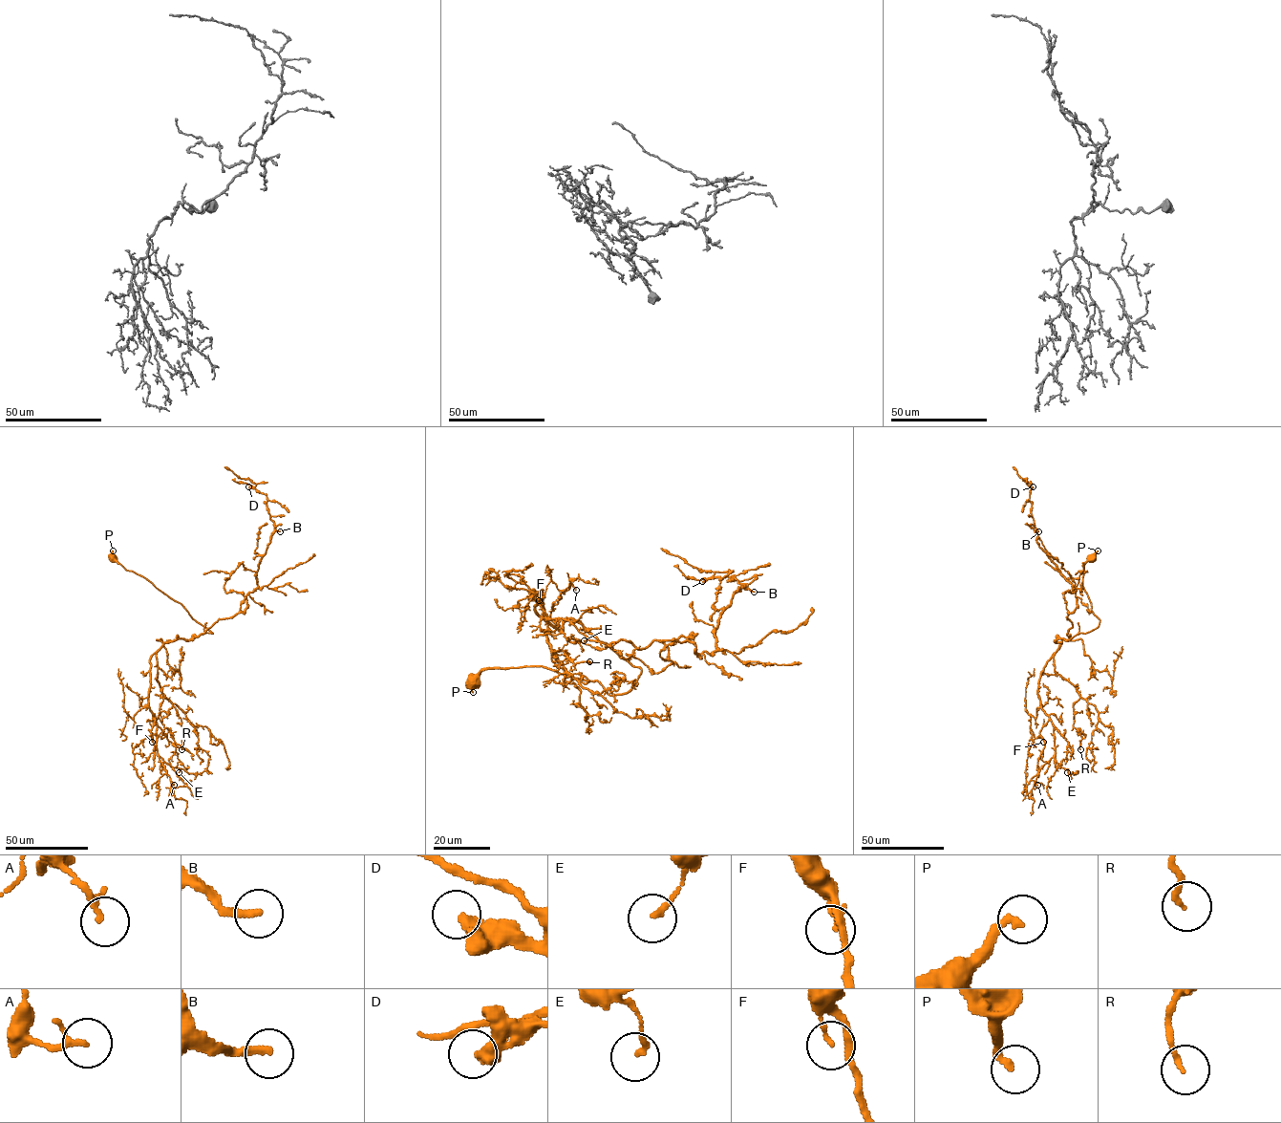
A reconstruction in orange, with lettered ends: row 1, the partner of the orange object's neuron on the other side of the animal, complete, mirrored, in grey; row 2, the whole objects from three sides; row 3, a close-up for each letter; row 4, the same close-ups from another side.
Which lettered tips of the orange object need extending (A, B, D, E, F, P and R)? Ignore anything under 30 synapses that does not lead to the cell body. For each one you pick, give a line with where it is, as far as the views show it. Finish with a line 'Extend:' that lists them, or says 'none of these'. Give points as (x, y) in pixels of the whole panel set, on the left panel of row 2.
B: (280, 531)
Extend: B

